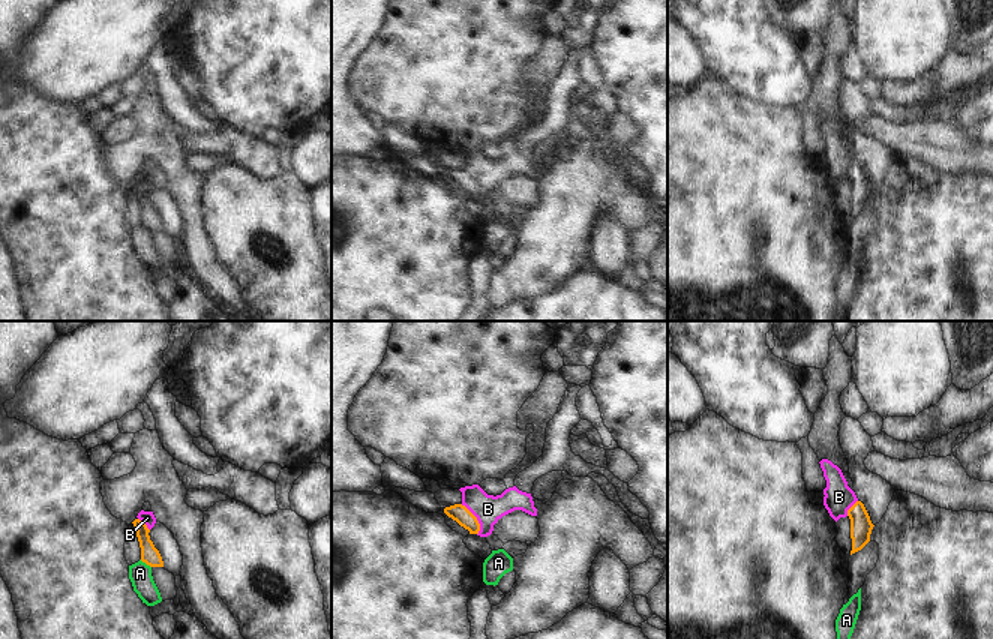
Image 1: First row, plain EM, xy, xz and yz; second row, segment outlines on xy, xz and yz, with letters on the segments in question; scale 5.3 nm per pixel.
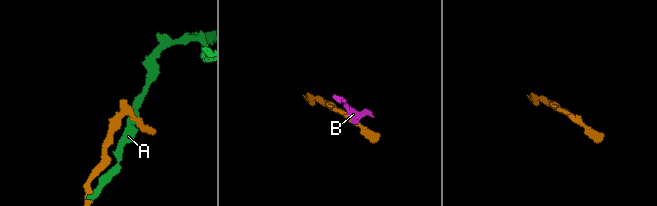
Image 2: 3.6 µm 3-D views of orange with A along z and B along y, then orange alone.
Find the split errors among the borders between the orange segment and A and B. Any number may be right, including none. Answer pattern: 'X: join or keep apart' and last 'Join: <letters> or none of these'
A: keep apart
B: join
Join: B

